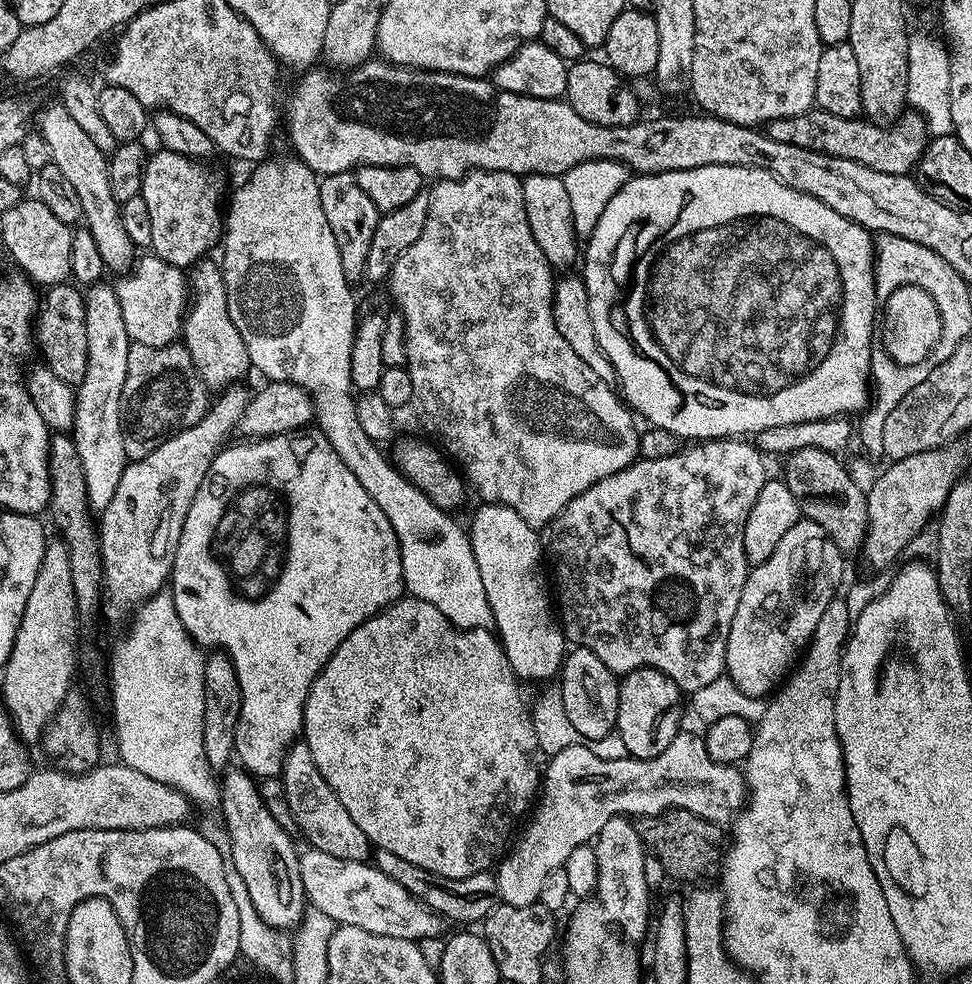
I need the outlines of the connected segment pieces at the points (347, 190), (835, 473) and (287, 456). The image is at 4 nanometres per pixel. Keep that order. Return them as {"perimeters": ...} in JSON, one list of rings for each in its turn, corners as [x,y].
{"perimeters":[[[[339,172],[320,180],[322,210],[326,214],[326,222],[330,222],[331,239],[338,242],[338,250],[342,258],[342,270],[350,282],[356,282],[359,276],[365,275],[368,267],[368,255],[372,239],[376,233],[376,225],[380,223],[381,213],[375,202],[366,194],[359,179],[352,172]]],[[[814,448],[798,450],[787,457],[785,464],[788,465],[784,468],[782,479],[787,484],[790,494],[794,494],[801,513],[818,526],[822,526],[828,536],[832,537],[832,541],[839,546],[841,552],[859,553],[864,546],[864,537],[868,534],[868,498],[865,489],[863,487],[860,489],[856,485],[855,478],[844,469],[844,464],[840,460],[843,459],[839,455]]],[[[309,426],[277,436],[252,438],[244,443],[248,444],[233,443],[220,449],[198,494],[194,494],[194,502],[182,526],[182,538],[178,538],[174,554],[170,595],[174,610],[178,610],[178,618],[182,618],[182,626],[186,626],[197,645],[204,650],[226,650],[234,670],[237,671],[238,685],[241,687],[241,713],[238,714],[237,730],[234,734],[234,756],[237,761],[240,759],[239,767],[256,778],[276,778],[283,773],[284,759],[288,757],[289,748],[297,743],[298,737],[304,731],[304,707],[314,678],[318,678],[334,650],[338,650],[340,643],[359,624],[366,622],[371,616],[377,616],[389,604],[401,599],[405,586],[400,543],[396,532],[390,526],[386,514],[382,514],[378,502],[374,502],[374,498],[370,498],[370,494],[362,490],[362,482],[358,482],[358,478],[350,474],[350,466],[342,462],[342,458],[319,427]]]]}

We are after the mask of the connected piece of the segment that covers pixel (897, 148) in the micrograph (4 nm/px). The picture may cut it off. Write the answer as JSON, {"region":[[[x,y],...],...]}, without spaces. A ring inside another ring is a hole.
{"region":[[[824,111],[824,136],[832,136],[832,144],[824,140],[824,153],[843,160],[852,160],[864,164],[875,172],[907,175],[920,158],[926,146],[927,127],[921,115],[903,113],[892,128],[880,128],[868,122],[863,123],[860,118],[836,116],[832,112]]]}

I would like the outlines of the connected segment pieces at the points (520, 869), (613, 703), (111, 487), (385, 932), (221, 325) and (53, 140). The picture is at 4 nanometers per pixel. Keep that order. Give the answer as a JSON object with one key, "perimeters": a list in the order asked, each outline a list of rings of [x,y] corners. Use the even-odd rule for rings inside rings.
{"perimeters":[[[[681,730],[674,738],[674,742],[670,742],[670,746],[662,750],[662,754],[645,760],[636,760],[630,755],[609,760],[607,755],[600,753],[599,756],[592,748],[595,747],[584,742],[571,744],[566,746],[566,750],[554,754],[547,761],[548,764],[542,772],[538,803],[531,813],[532,821],[530,816],[524,837],[511,845],[510,851],[494,868],[496,895],[503,903],[510,906],[530,906],[537,903],[540,899],[542,881],[550,875],[550,870],[563,868],[576,847],[595,841],[596,835],[600,833],[602,826],[606,826],[606,822],[610,822],[610,818],[615,816],[660,818],[681,808],[690,814],[698,814],[698,818],[708,820],[712,824],[724,826],[741,811],[745,803],[746,785],[743,771],[731,764],[714,762],[714,758],[706,754],[703,735],[695,736],[688,730]]],[[[573,647],[564,657],[564,665],[558,673],[558,691],[562,706],[566,706],[566,718],[574,725],[574,730],[585,741],[603,741],[613,735],[618,718],[618,694],[620,693],[620,680],[617,673],[611,672],[598,658],[598,654],[589,648]]],[[[91,285],[85,293],[86,377],[77,385],[75,391],[76,404],[72,427],[72,437],[79,457],[82,458],[83,472],[86,474],[88,504],[96,512],[103,511],[110,504],[128,463],[120,408],[131,340],[126,334],[126,324],[115,289],[111,285],[102,285]]],[[[309,847],[307,851],[300,852],[300,877],[305,897],[313,909],[329,916],[333,925],[358,926],[358,930],[366,930],[370,934],[406,938],[417,942],[431,941],[439,934],[442,917],[421,900],[410,895],[402,885],[394,882],[394,878],[388,878],[386,874],[382,874],[382,870],[378,870],[375,863],[334,858],[334,854],[326,854],[313,847]]],[[[212,258],[197,260],[190,269],[190,307],[182,321],[182,343],[190,354],[198,374],[209,390],[223,390],[233,382],[243,381],[252,368],[252,359],[230,318],[224,274]]],[[[53,102],[41,114],[38,134],[44,139],[46,146],[50,146],[52,163],[57,164],[62,169],[62,174],[66,174],[67,180],[74,185],[74,190],[82,201],[83,223],[91,229],[97,246],[103,251],[105,261],[109,265],[127,265],[133,259],[134,248],[128,243],[128,235],[122,230],[120,204],[110,190],[108,156],[102,150],[98,150],[94,142],[90,142],[90,138],[80,129],[78,122],[74,122],[74,118],[66,114],[64,105],[59,102]]]]}

